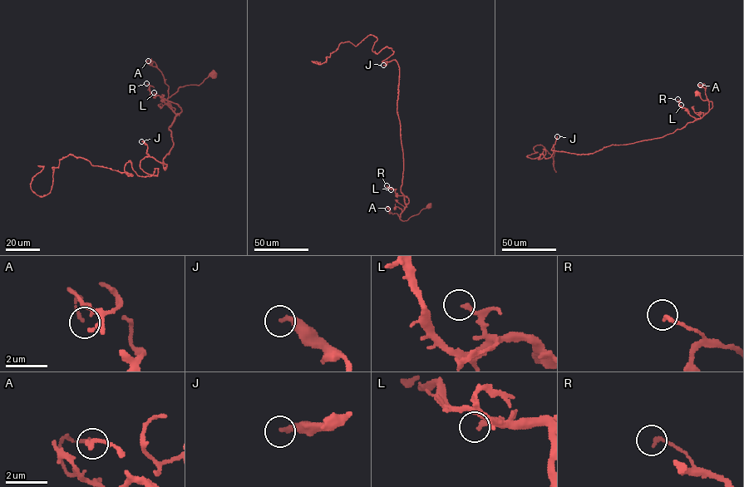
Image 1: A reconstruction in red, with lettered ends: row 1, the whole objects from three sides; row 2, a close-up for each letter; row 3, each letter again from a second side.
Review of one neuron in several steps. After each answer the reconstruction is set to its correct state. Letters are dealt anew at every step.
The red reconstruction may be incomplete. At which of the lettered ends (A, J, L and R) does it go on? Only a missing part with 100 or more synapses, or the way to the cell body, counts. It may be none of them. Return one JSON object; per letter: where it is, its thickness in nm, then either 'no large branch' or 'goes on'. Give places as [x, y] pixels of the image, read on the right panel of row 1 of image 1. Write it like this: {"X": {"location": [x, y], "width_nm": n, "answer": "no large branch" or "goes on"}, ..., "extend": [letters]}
{"A": {"location": [700, 85], "width_nm": 140, "answer": "no large branch"}, "J": {"location": [557, 136], "width_nm": 320, "answer": "goes on"}, "L": {"location": [681, 105], "width_nm": 170, "answer": "no large branch"}, "R": {"location": [677, 99], "width_nm": 150, "answer": "no large branch"}, "extend": ["J"]}

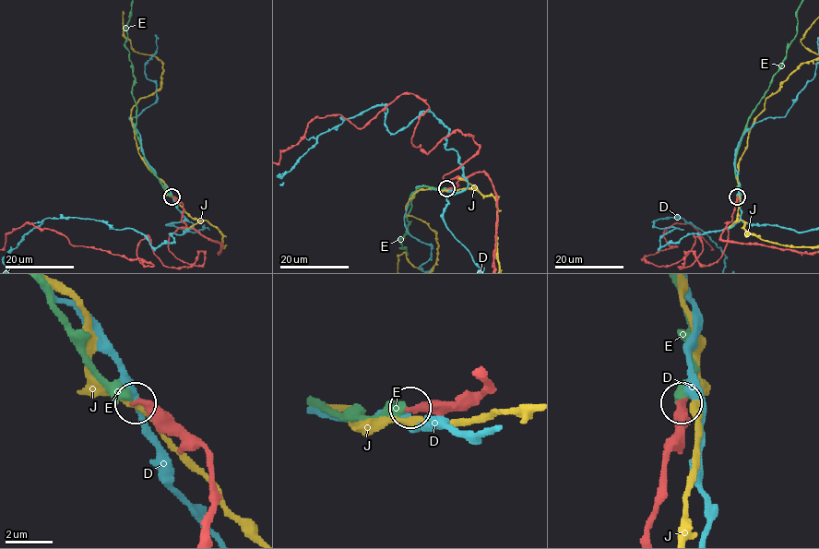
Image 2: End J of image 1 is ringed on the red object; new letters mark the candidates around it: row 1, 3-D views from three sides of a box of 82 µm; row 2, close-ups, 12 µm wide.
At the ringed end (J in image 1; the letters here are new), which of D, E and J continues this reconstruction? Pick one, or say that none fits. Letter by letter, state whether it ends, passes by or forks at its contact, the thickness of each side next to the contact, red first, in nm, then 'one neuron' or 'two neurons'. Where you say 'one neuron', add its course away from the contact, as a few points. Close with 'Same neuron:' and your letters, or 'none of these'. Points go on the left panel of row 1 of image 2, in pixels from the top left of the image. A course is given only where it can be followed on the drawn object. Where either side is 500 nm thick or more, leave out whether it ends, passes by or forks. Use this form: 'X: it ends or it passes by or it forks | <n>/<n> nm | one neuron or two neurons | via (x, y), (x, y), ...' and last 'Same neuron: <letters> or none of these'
D: it passes by | 340/400 nm | two neurons
E: it ends | 320/480 nm | one neuron | via (172, 196), (148, 164), (136, 130), (135, 77), (125, 41)
J: it passes by | 360/320 nm | two neurons
Same neuron: E

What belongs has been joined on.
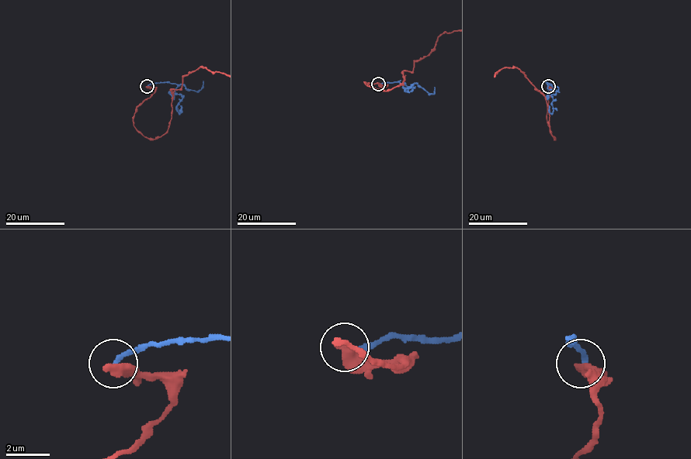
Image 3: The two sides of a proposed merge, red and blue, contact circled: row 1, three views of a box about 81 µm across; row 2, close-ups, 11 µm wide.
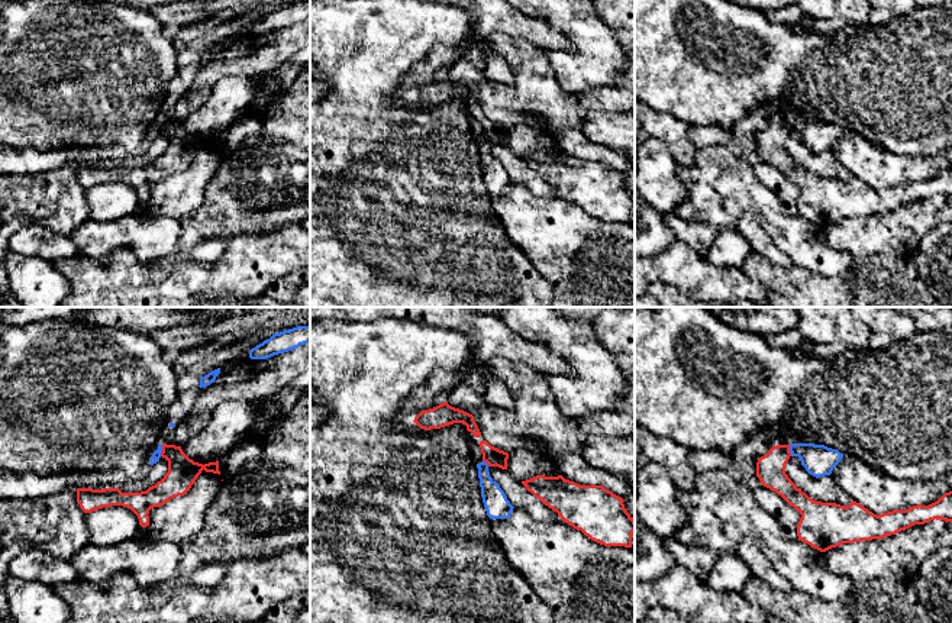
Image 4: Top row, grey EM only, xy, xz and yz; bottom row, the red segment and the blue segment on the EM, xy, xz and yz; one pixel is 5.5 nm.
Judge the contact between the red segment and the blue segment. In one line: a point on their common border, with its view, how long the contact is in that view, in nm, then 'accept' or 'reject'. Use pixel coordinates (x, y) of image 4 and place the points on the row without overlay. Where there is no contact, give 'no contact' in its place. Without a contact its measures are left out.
meets red in xy at (163, 126); contact 70 nm long; reject

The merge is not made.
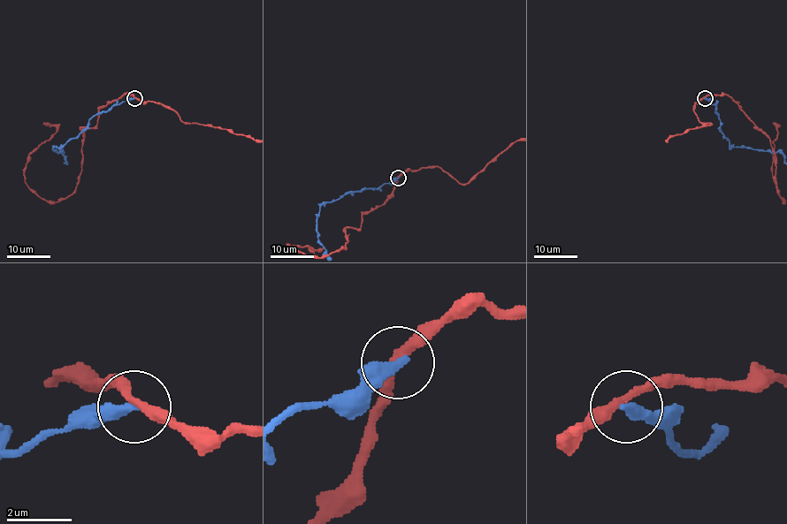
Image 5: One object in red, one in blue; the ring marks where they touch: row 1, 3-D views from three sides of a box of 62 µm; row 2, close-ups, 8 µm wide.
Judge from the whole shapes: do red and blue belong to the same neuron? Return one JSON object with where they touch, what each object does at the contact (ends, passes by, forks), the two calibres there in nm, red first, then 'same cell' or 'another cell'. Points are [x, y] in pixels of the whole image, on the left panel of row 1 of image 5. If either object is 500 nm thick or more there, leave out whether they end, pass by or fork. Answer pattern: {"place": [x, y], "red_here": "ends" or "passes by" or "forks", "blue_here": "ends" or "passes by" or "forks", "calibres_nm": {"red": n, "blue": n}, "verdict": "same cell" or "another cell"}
{"place": [134, 98], "red_here": "passes by", "blue_here": "ends", "calibres_nm": {"red": 280, "blue": 400}, "verdict": "another cell"}

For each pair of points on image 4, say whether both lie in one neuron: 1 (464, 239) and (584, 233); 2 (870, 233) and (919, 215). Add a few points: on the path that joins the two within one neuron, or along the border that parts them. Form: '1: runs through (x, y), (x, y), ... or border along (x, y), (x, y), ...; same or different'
1: border along (491, 207), (509, 239), (531, 262); different
2: runs through (881, 233), (899, 232), (907, 225); same

